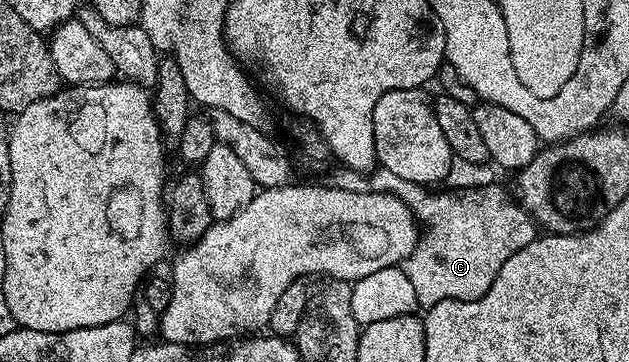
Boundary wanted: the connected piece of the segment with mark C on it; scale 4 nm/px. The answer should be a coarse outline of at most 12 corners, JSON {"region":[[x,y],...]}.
{"region":[[497,189],[435,191],[403,263],[421,307],[474,301],[538,236]]}

